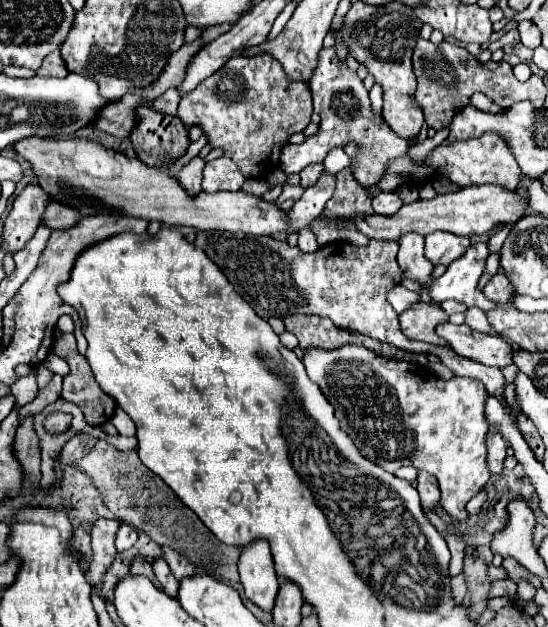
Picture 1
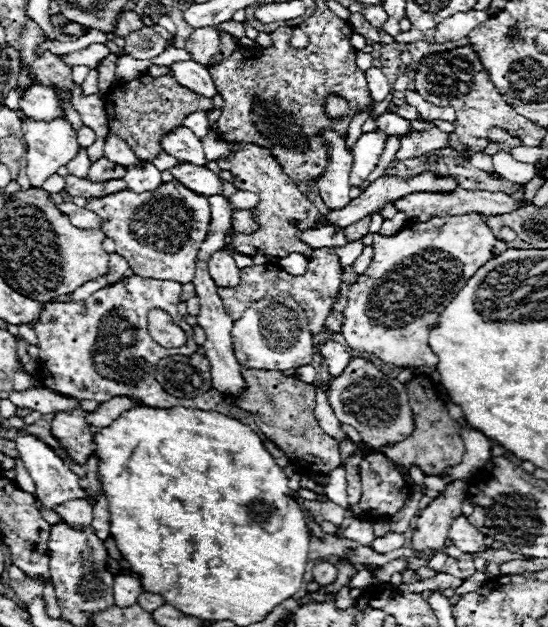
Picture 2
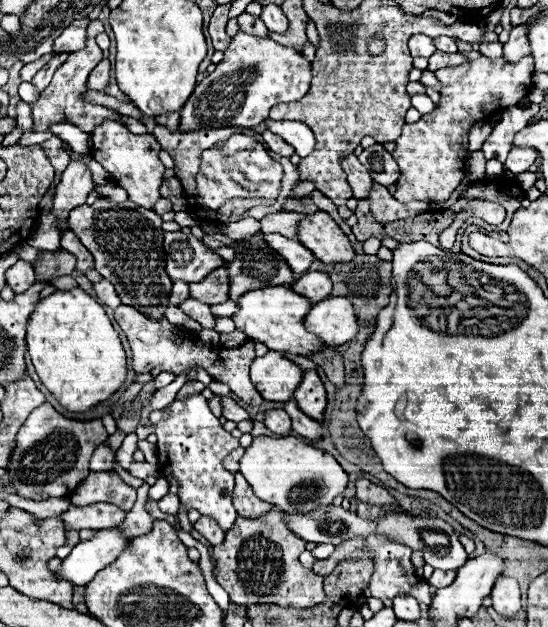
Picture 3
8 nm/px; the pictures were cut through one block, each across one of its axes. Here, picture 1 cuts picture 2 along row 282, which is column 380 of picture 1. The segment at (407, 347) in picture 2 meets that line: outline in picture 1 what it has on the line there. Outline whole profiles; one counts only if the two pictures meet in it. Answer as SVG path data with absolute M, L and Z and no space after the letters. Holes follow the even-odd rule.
M344 344L334 350L308 348L304 350L302 362L310 380L320 386L322 394L336 408L336 418L340 420L342 430L352 438L352 442L368 460L388 472L396 472L400 466L414 466L418 470L434 474L442 490L440 504L460 522L468 520L468 500L476 496L490 478L490 470L486 470L484 442L488 432L488 422L484 414L488 392L482 382L458 376L452 380L440 380L432 374L430 368L384 358L360 344Z

